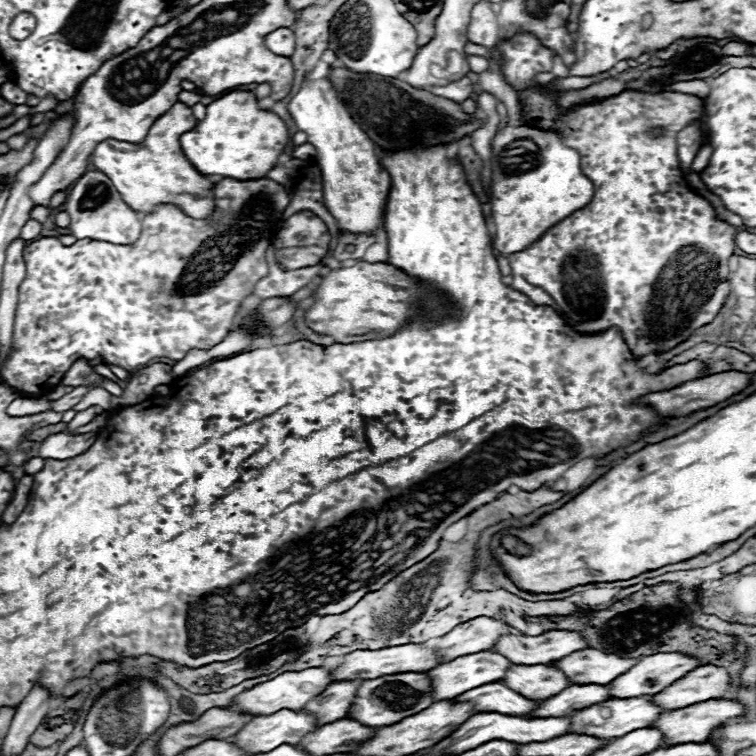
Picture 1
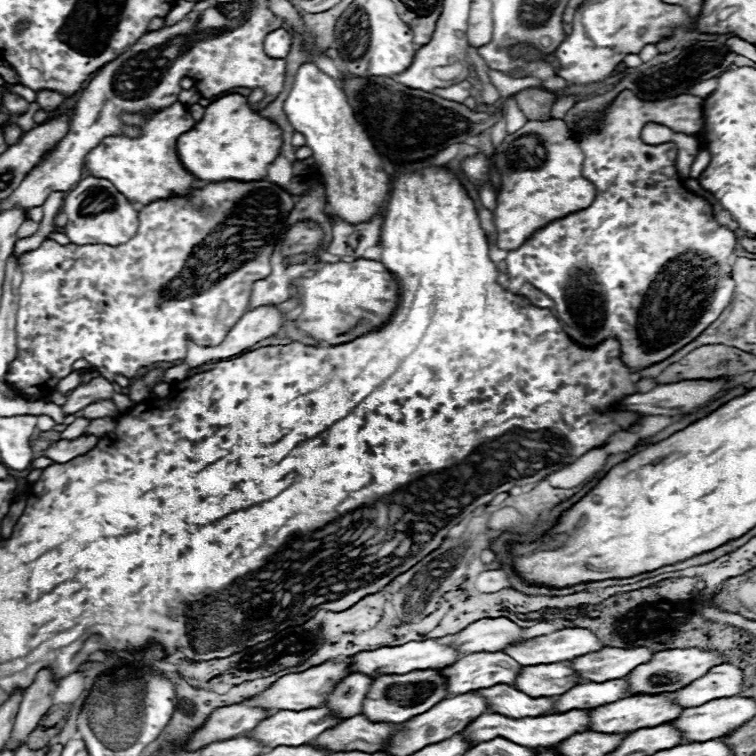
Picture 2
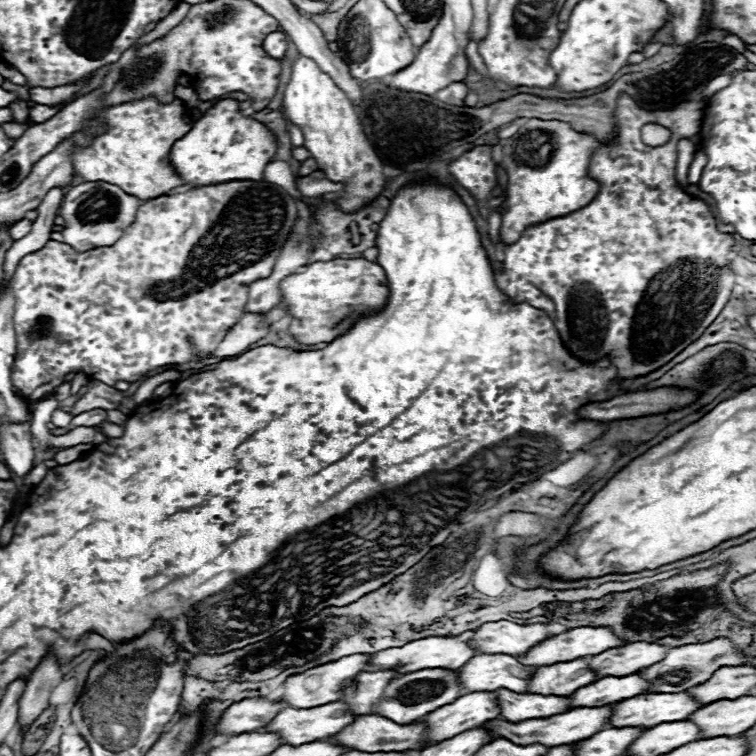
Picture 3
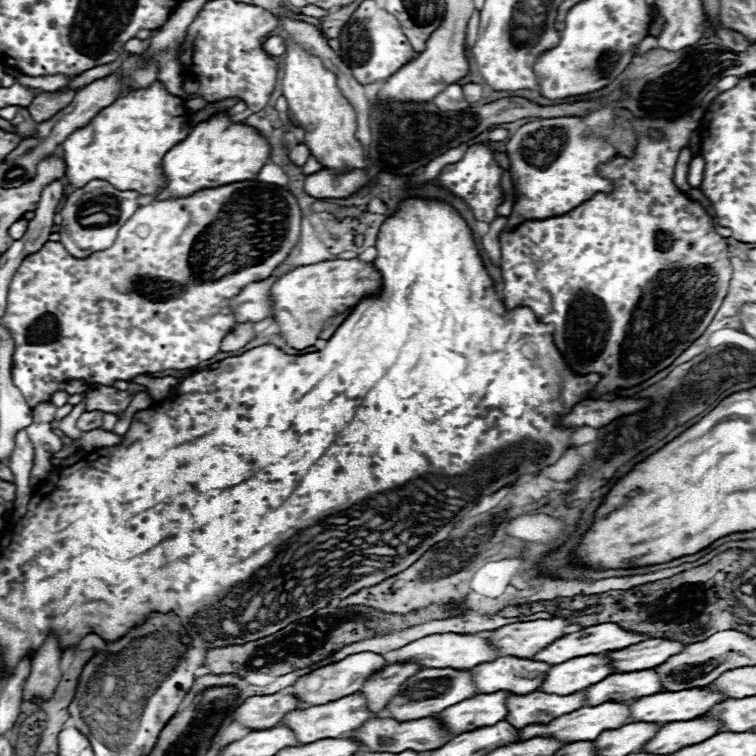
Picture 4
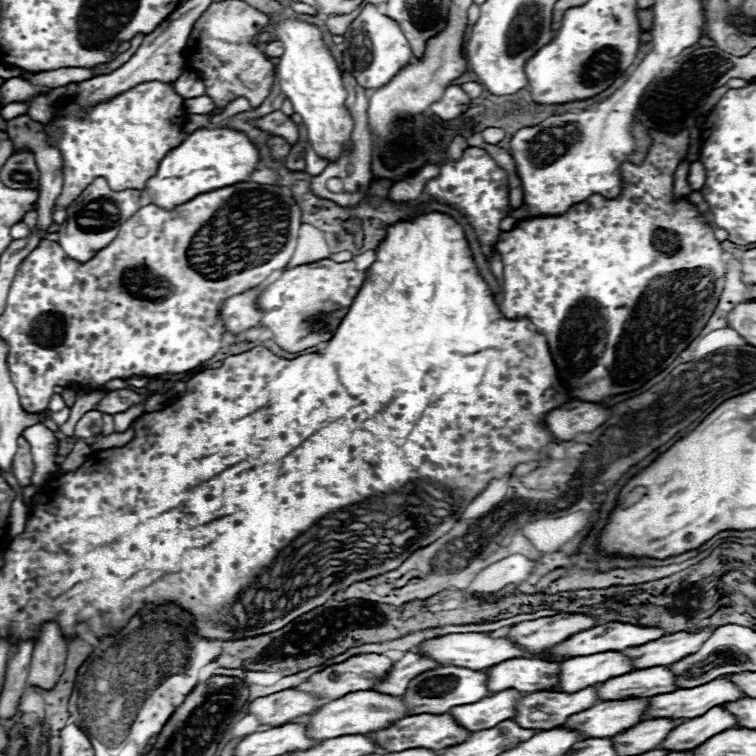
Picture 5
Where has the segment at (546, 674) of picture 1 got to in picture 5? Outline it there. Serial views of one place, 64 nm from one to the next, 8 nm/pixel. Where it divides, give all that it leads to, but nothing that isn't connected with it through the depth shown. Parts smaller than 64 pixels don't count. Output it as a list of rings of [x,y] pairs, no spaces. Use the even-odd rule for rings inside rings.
[[[600,652],[590,656],[574,656],[560,664],[558,684],[552,688],[556,692],[578,692],[590,684],[604,682],[608,678],[630,672],[630,658],[622,652]]]

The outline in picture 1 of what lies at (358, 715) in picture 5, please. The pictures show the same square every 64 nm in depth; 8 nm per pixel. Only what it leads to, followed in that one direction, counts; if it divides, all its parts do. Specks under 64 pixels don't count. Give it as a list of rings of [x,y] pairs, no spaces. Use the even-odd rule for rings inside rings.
[[[282,710],[270,716],[254,716],[230,738],[230,742],[238,744],[238,748],[242,748],[246,754],[260,754],[270,752],[280,744],[294,746],[312,730],[316,730],[312,716],[294,710]]]

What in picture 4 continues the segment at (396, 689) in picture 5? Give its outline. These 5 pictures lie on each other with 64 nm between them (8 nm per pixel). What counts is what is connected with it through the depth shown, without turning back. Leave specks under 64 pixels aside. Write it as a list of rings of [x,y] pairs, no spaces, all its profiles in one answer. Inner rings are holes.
[[[412,662],[390,664],[384,670],[376,672],[374,676],[368,676],[366,684],[362,686],[362,690],[358,690],[358,694],[362,694],[366,698],[366,708],[370,712],[378,714],[386,706],[386,702],[392,700],[392,696],[400,688],[400,684],[404,680],[408,680],[410,676],[414,676],[414,672],[420,672],[420,670],[422,668]]]

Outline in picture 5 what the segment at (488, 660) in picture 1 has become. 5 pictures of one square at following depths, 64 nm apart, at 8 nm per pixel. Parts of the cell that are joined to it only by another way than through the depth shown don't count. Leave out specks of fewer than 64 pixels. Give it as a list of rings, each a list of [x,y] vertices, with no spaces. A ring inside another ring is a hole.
[[[510,658],[494,668],[486,668],[486,688],[488,692],[518,690],[524,694],[538,692],[542,688],[550,690],[558,682],[558,662],[546,662],[540,658]]]

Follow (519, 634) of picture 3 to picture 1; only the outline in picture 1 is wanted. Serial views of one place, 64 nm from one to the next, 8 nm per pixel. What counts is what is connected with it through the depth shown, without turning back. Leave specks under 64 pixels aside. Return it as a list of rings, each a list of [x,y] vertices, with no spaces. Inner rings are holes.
[[[480,616],[456,626],[452,632],[438,638],[434,648],[444,658],[444,662],[450,662],[460,656],[490,650],[496,644],[498,636],[504,634],[506,630],[512,630],[512,628],[506,626],[502,620]]]

